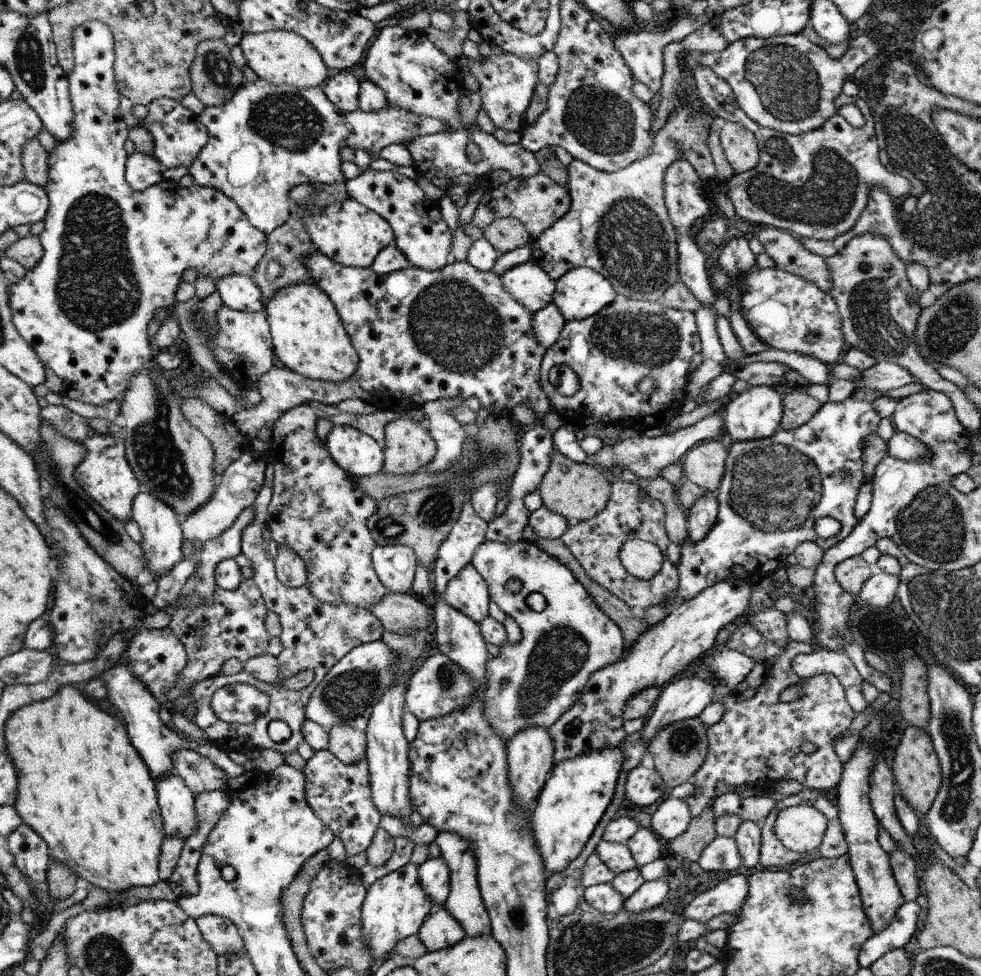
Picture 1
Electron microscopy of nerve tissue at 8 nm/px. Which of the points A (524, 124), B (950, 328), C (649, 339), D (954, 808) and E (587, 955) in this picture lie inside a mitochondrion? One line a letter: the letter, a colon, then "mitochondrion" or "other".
A: other
B: mitochondrion
C: mitochondrion
D: mitochondrion
E: mitochondrion

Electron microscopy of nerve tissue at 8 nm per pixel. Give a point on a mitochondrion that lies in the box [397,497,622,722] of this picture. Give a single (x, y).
(446, 679)

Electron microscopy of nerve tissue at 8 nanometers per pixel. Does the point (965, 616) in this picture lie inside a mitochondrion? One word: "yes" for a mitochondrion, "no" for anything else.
yes

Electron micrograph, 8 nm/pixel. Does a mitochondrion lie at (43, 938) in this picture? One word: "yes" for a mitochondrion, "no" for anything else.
no

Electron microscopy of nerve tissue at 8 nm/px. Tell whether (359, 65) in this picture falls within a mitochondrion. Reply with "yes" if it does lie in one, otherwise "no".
no

